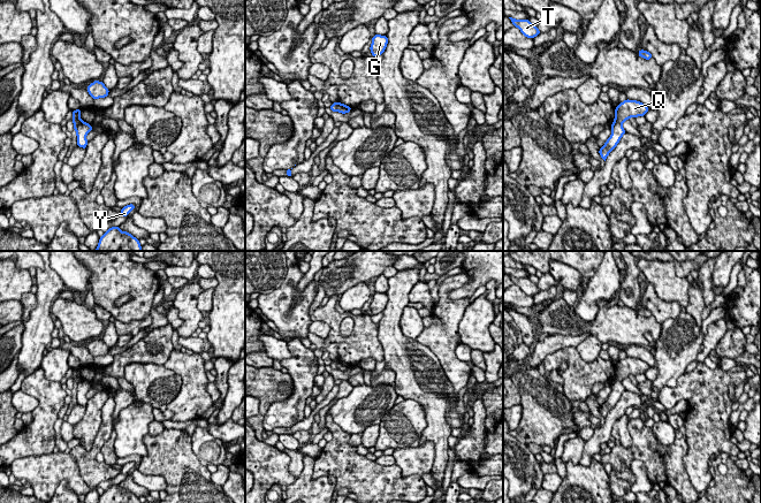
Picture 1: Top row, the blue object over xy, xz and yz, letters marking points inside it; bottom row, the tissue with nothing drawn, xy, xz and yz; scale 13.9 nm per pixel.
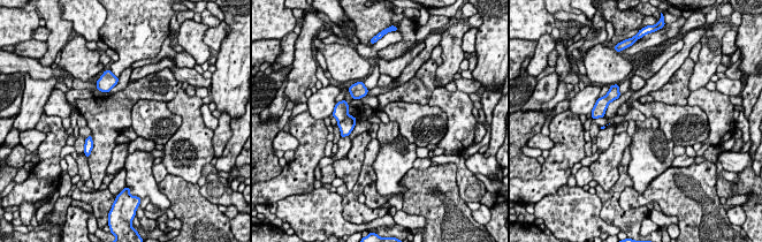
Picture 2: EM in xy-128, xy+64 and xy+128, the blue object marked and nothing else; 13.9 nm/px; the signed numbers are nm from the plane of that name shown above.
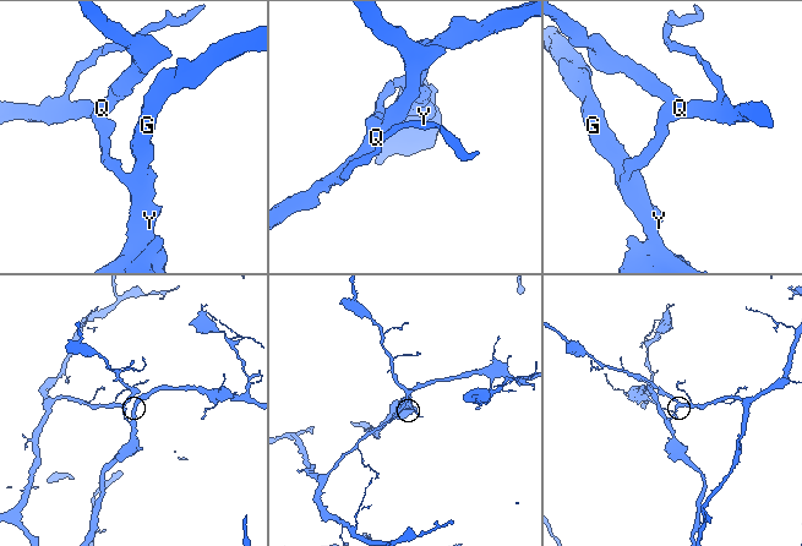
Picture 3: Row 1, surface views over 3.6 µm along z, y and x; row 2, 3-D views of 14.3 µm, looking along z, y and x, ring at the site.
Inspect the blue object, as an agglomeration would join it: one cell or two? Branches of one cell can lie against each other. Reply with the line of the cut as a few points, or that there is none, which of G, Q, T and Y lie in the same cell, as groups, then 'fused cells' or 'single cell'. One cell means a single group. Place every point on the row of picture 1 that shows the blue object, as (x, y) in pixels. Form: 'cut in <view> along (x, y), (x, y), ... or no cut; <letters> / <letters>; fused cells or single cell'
cut in xy along (82, 121), (75, 129); G Y / Q T; fused cells

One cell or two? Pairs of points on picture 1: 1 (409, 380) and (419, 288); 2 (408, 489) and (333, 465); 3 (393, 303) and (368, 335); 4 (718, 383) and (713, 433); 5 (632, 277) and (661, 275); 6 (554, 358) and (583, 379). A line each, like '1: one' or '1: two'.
1: two
2: one
3: two
4: one
5: two
6: one

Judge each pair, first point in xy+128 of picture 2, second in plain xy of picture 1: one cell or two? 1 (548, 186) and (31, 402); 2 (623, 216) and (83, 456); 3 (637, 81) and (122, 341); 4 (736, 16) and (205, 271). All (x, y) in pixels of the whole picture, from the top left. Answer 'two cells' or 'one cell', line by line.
1: two cells
2: one cell
3: one cell
4: two cells

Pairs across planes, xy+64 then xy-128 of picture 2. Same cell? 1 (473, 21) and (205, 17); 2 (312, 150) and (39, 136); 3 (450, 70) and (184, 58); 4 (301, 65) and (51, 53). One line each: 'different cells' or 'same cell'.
1: same cell
2: different cells
3: different cells
4: same cell

